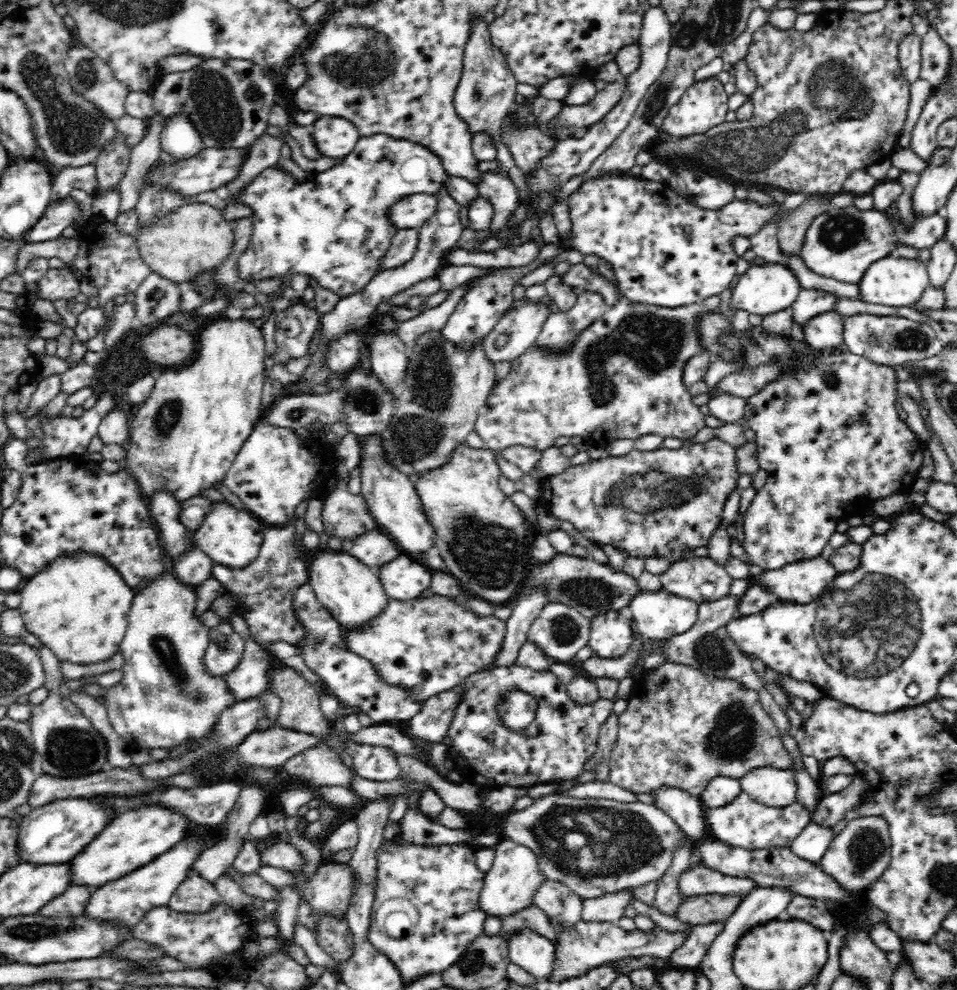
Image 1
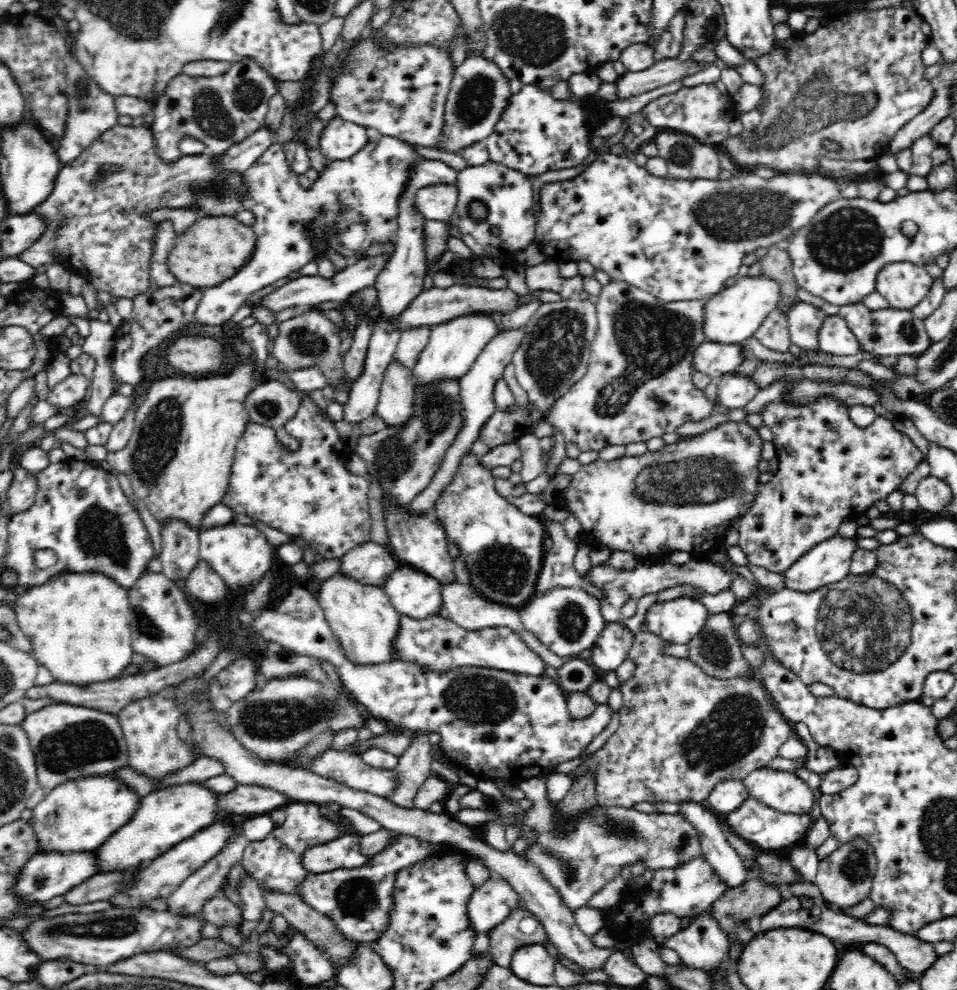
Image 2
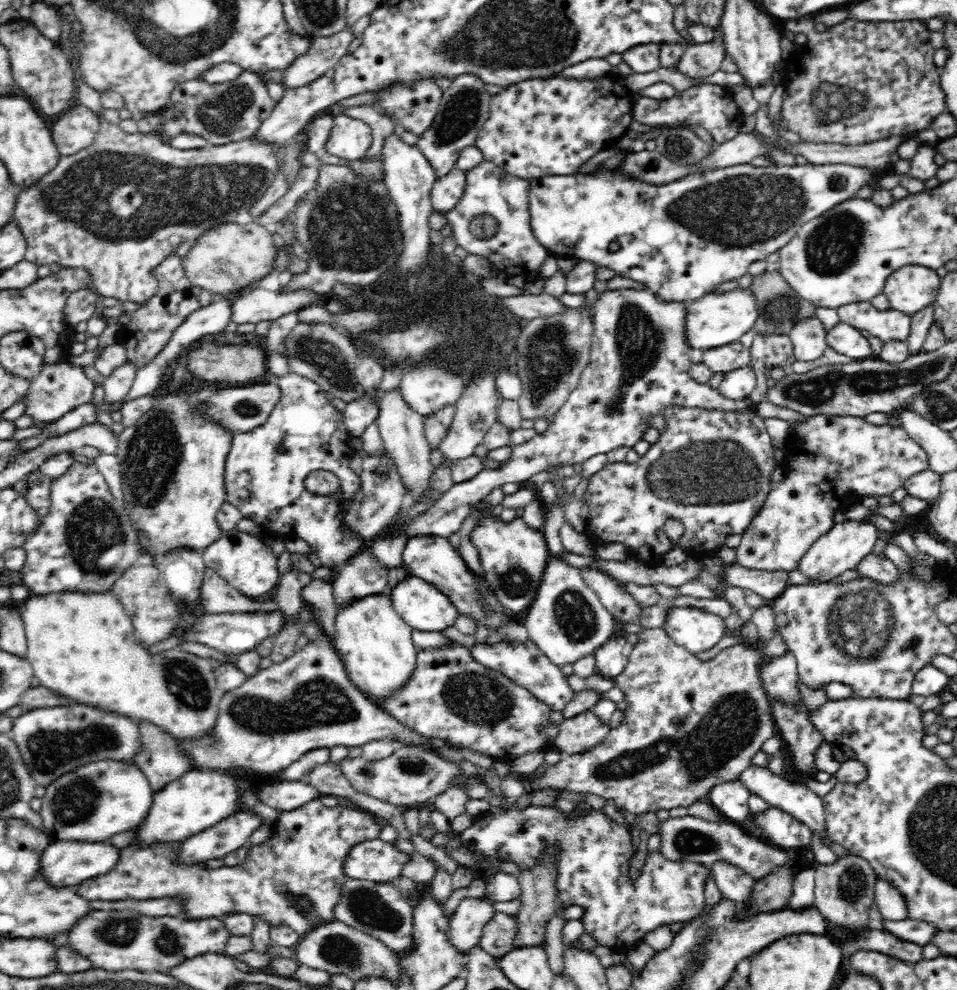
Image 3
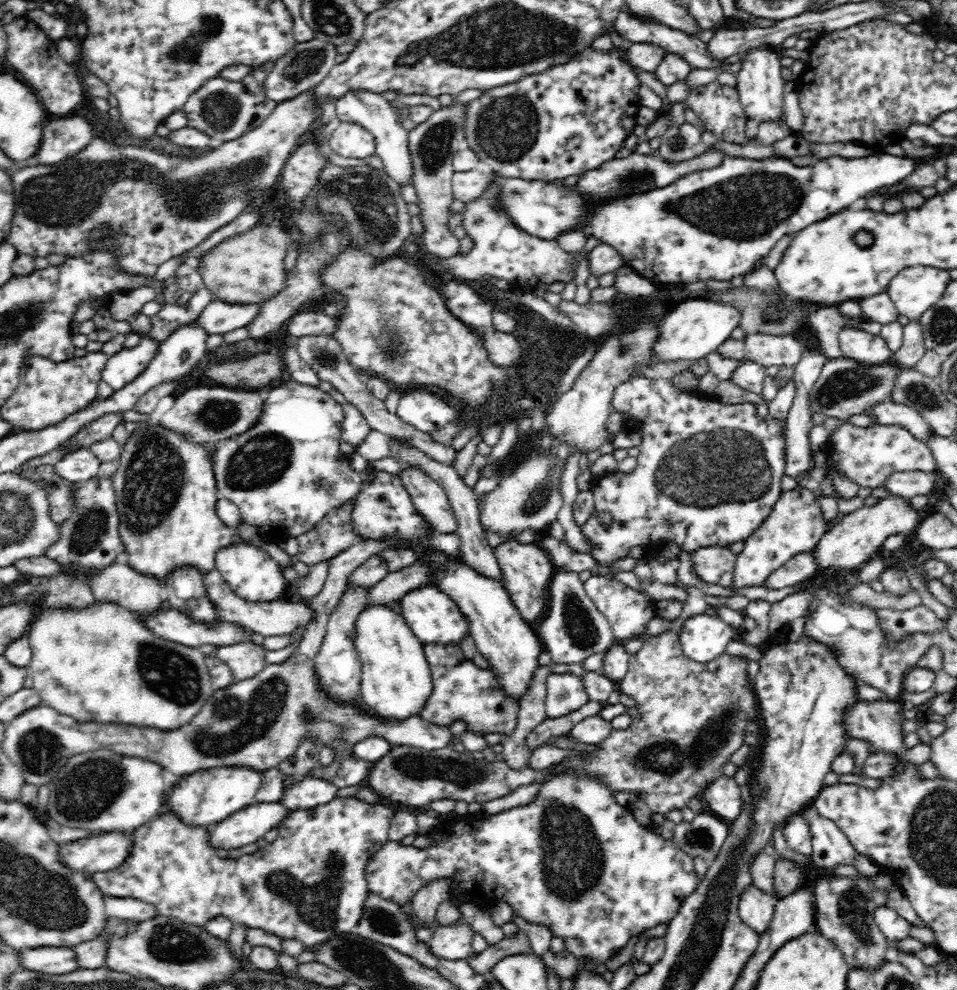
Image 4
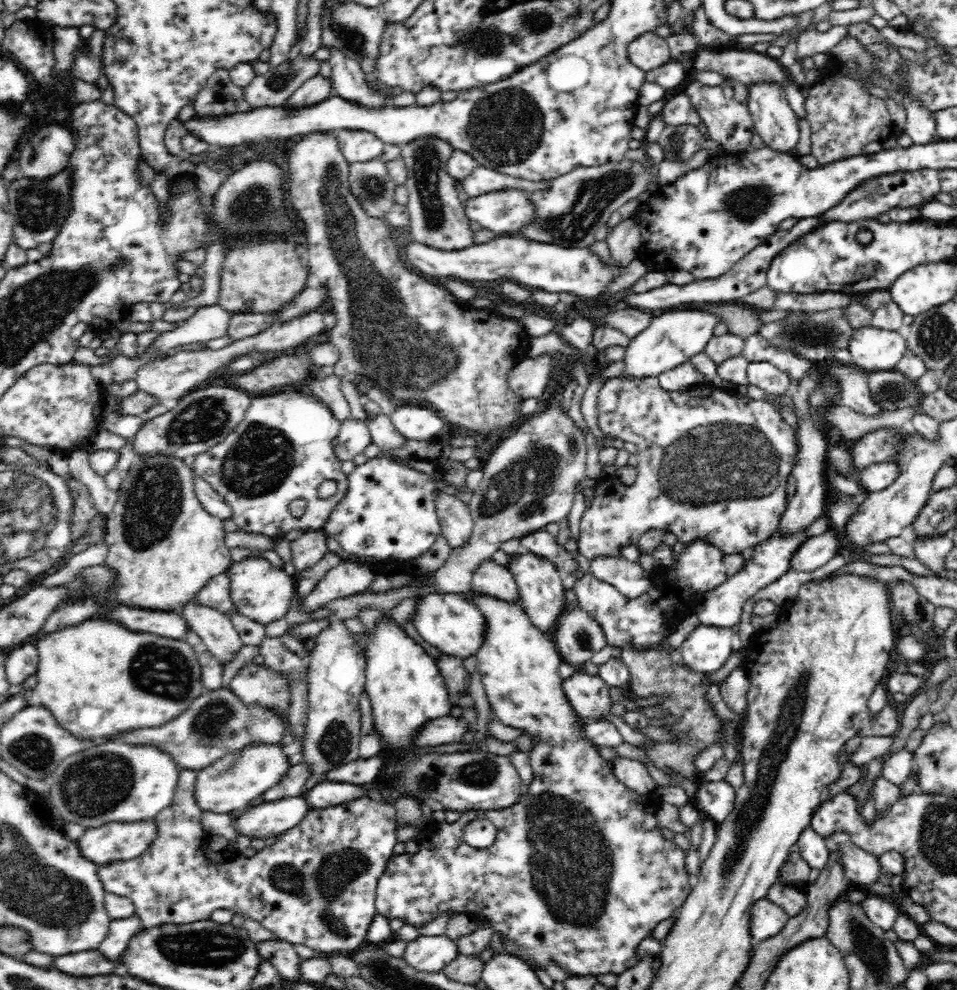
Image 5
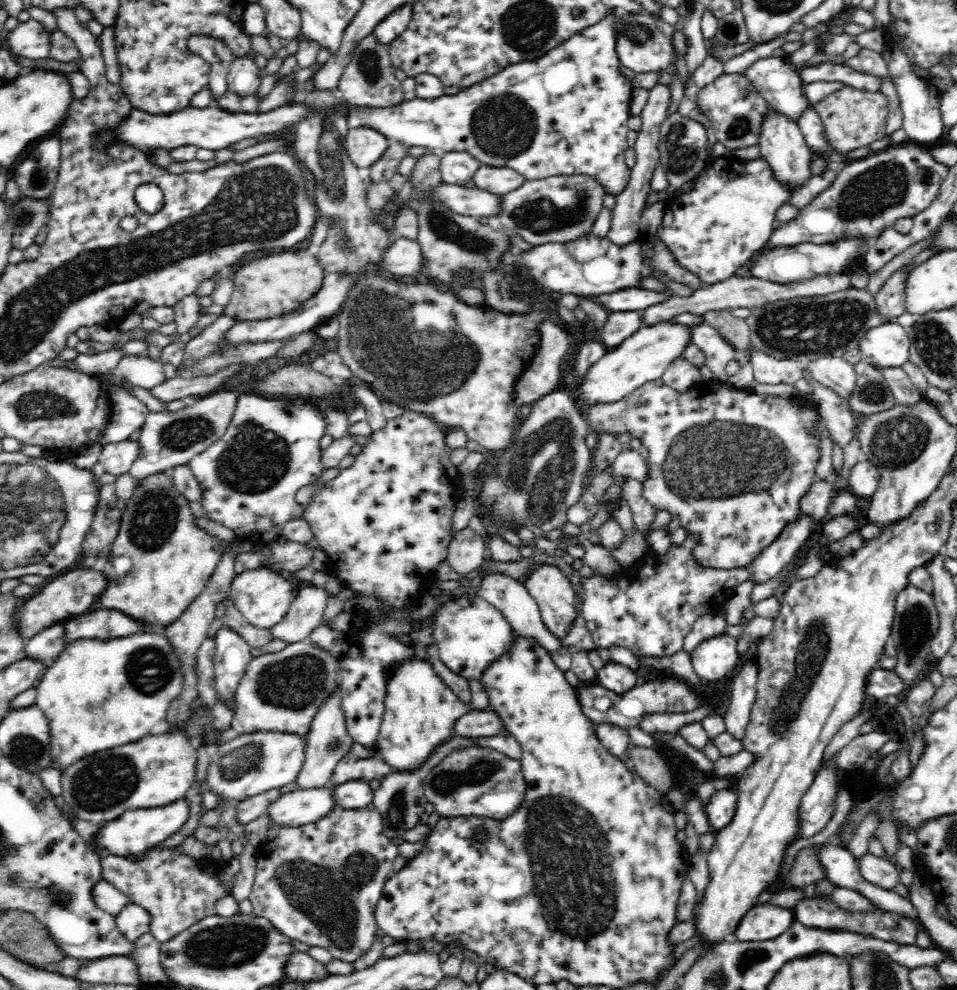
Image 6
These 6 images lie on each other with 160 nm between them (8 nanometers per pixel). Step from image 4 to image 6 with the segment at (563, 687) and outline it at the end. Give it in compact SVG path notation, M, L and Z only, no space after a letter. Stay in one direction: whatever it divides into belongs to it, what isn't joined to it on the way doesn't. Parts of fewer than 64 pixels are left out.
M672 677L662 681L656 679L641 681L624 694L618 694L604 688L597 680L592 680L592 682L580 681L579 684L574 686L574 690L582 710L591 721L596 724L612 723L624 729L630 728L630 726L638 726L640 718L644 714L652 714L652 712L690 712L690 710L694 710L703 704L701 699L688 686L688 683Z

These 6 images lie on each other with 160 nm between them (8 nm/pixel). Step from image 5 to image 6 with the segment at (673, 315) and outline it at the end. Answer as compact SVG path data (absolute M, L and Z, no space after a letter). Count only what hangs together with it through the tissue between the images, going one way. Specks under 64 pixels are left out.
M666 321L640 327L588 369L581 387L575 391L577 396L575 402L584 413L585 407L590 404L622 400L646 382L661 378L668 365L682 358L690 344L691 326L686 324Z

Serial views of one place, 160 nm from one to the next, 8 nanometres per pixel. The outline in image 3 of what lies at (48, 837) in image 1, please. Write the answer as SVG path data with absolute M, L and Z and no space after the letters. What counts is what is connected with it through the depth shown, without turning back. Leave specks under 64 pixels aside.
M89 762L54 779L41 798L40 817L52 841L110 842L115 834L134 829L152 804L152 788L146 775L132 762Z

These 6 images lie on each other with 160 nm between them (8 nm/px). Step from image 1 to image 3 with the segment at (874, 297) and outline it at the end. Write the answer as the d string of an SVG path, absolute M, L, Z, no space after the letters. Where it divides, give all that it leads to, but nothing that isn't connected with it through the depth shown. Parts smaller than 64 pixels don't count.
M901 266L886 278L883 293L893 310L912 316L936 301L940 278L926 266Z

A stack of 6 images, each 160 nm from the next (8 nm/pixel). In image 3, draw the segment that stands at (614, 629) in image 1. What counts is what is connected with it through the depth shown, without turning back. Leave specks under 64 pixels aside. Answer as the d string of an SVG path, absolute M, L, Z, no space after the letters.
M617 633L593 653L597 672L604 677L617 677L626 668L632 650L626 635Z

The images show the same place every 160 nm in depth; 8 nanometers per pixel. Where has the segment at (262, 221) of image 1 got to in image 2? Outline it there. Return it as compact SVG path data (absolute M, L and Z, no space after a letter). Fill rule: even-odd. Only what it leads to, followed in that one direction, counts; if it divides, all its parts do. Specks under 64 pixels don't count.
M372 129L368 131L368 142L357 154L354 154L354 157L330 162L312 185L304 188L298 183L298 175L288 165L288 159L283 153L281 144L270 145L266 153L262 154L262 157L258 158L258 161L242 175L246 194L238 198L240 210L247 210L254 214L254 222L251 225L252 231L256 233L254 252L248 258L248 262L240 266L240 270L232 278L226 278L218 286L202 290L203 296L193 321L200 325L228 326L232 315L240 307L246 306L246 300L251 294L258 292L264 286L274 284L280 278L290 276L292 272L298 272L309 262L317 263L317 260L326 257L330 250L346 258L350 264L362 259L366 249L380 243L394 242L399 231L397 216L400 199L407 191L418 166L426 160L429 159L419 154L412 145ZM312 225L323 230L326 238L316 238L310 228Z

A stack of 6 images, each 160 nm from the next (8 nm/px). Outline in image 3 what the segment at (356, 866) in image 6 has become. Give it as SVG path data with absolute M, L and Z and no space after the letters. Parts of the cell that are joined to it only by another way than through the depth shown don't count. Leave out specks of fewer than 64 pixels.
M310 800L310 802L305 802L292 810L281 811L276 820L276 824L274 825L274 831L271 834L271 837L262 844L252 845L247 851L245 860L240 865L222 866L216 869L206 869L202 867L202 863L192 866L182 865L182 863L178 863L178 861L176 861L176 853L174 853L176 852L176 848L180 846L180 843L156 843L154 845L150 845L149 847L144 847L143 849L138 849L138 847L128 845L127 847L122 847L120 849L118 862L116 862L116 866L114 866L110 872L81 882L76 886L76 892L80 895L80 897L86 900L102 900L104 902L126 899L150 900L155 898L166 898L166 896L179 896L185 900L184 917L187 918L210 918L210 916L213 916L214 918L220 919L222 914L242 912L251 914L253 917L261 916L272 926L286 924L286 926L290 926L292 930L295 930L298 934L304 936L306 932L308 932L308 930L312 930L316 924L324 924L324 922L334 919L334 915L332 915L332 908L334 908L334 906L336 906L336 902L338 902L338 894L340 894L340 891L338 890L340 890L340 884L346 880L346 873L342 871L342 862L344 862L344 858L346 858L348 850L350 850L354 844L358 844L358 842L378 838L378 834L380 834L380 830L382 830L383 825L384 824L382 822L379 822L378 818L370 814L368 811L362 811L358 808L352 807L351 805L346 808L339 805L336 805L333 808L327 808L322 805L320 800Z

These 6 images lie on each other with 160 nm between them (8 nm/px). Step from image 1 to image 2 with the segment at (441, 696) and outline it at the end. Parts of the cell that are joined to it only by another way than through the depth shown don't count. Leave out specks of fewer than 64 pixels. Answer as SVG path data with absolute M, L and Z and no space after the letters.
M412 732L410 746L399 758L393 769L396 771L397 786L386 799L402 808L414 809L414 795L431 776L433 757L431 755L430 732Z

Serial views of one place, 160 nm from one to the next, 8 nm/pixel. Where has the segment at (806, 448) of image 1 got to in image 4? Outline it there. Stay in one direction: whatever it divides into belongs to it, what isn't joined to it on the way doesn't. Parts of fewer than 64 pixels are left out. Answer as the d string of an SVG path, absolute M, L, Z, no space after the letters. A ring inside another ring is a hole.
M843 422L830 432L824 450L831 472L838 471L858 486L872 490L885 487L895 472L937 471L937 462L930 447L906 429L894 425L873 424L864 428ZM799 485L792 490L780 493L766 521L762 522L762 525L744 541L744 550L736 558L732 589L764 586L770 574L798 554L808 553L818 545L828 530L819 499L820 497L816 497L812 488L808 489Z

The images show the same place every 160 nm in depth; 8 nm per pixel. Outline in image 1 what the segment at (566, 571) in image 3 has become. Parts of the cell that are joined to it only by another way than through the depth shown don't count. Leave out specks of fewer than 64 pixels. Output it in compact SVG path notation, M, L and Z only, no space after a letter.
M556 602L546 603L540 614L531 622L527 633L527 642L538 647L550 660L562 663L575 661L577 652L589 646L590 619L578 609Z

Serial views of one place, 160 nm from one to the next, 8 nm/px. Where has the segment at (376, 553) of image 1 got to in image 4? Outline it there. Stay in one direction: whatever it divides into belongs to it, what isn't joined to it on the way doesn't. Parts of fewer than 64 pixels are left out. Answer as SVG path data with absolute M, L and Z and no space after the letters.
M352 583L348 584L339 603L329 614L326 638L324 638L324 644L322 644L318 656L315 658L315 671L319 676L319 684L321 684L321 688L329 692L330 698L340 698L337 702L345 702L345 704L357 704L359 702L362 669L360 669L360 657L358 657L358 652L355 650L353 640L350 637L358 614L367 604L371 588L352 585Z

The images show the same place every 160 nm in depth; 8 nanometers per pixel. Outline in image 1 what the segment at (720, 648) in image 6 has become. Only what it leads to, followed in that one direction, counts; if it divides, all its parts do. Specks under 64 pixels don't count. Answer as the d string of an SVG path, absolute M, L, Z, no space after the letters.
M660 588L654 591L639 589L638 594L630 598L627 607L632 613L632 622L636 626L638 635L662 641L690 630L692 624L696 622L699 606L700 603L696 600L676 596Z

